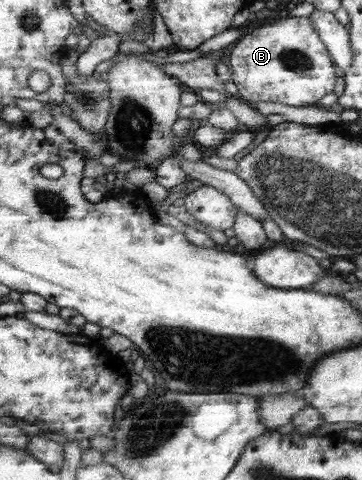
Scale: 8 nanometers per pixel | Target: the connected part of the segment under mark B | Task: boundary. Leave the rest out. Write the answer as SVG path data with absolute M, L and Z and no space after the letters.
M308 16L286 17L261 25L232 45L221 62L232 72L230 80L238 88L237 96L247 103L278 102L296 107L319 105L326 94L334 92L341 74Z

